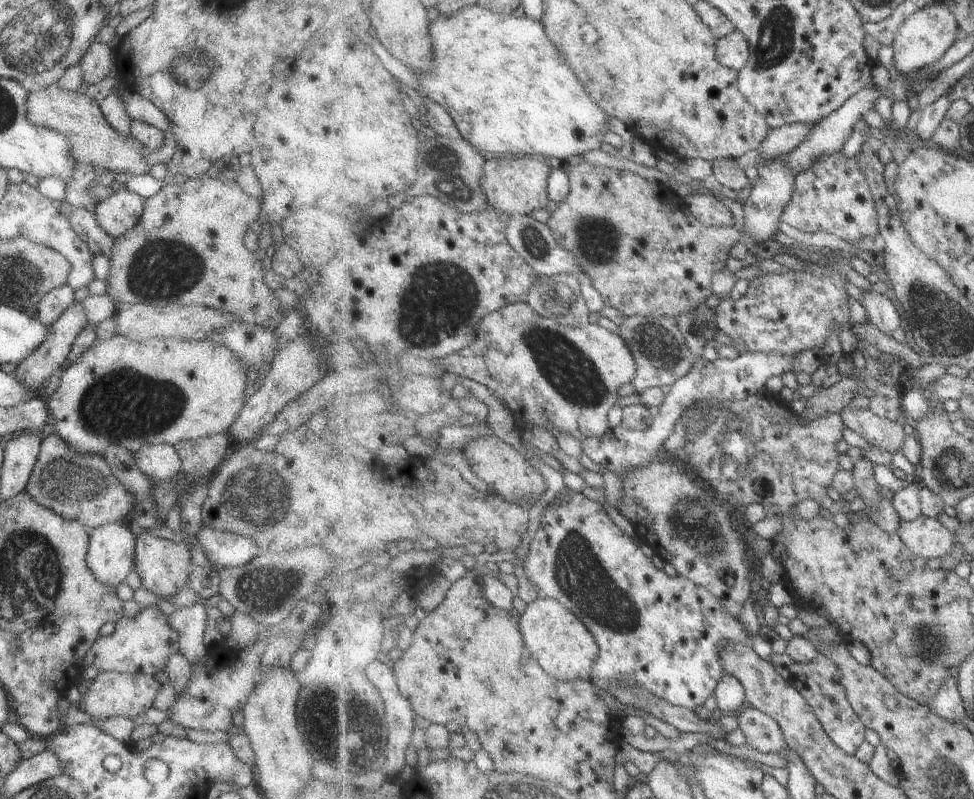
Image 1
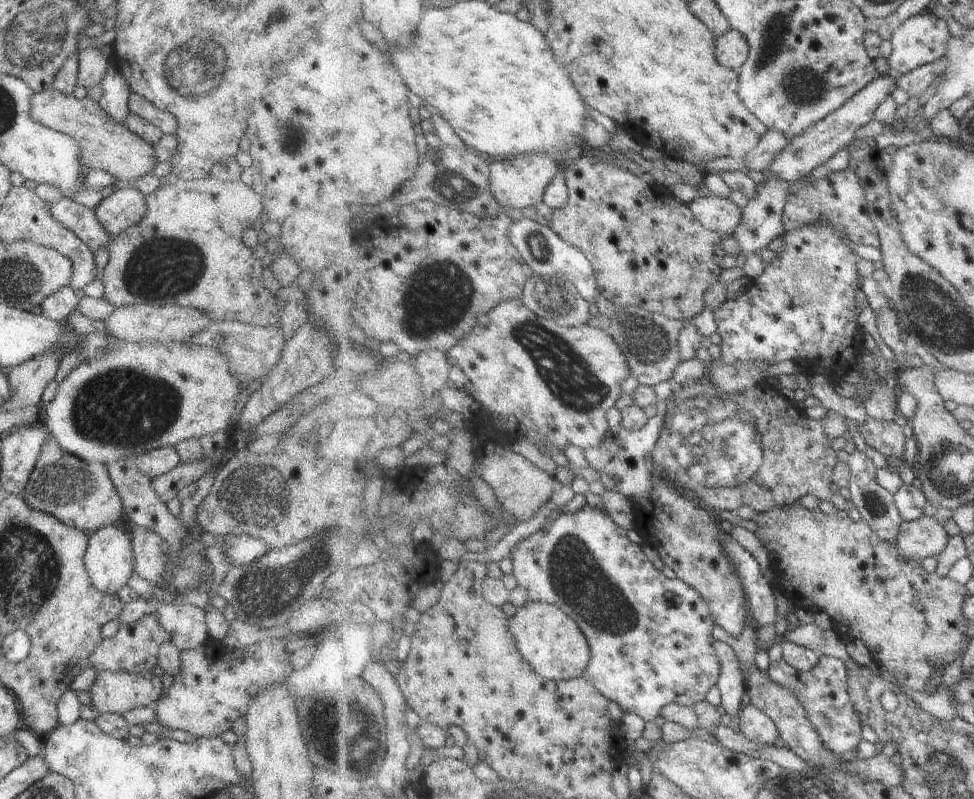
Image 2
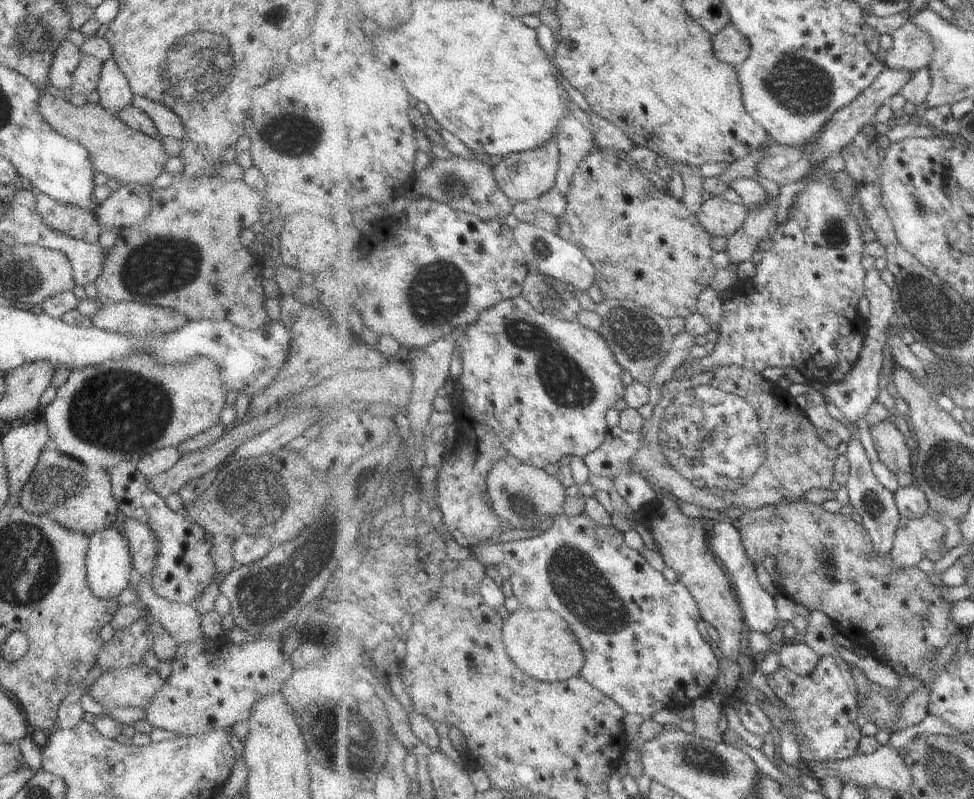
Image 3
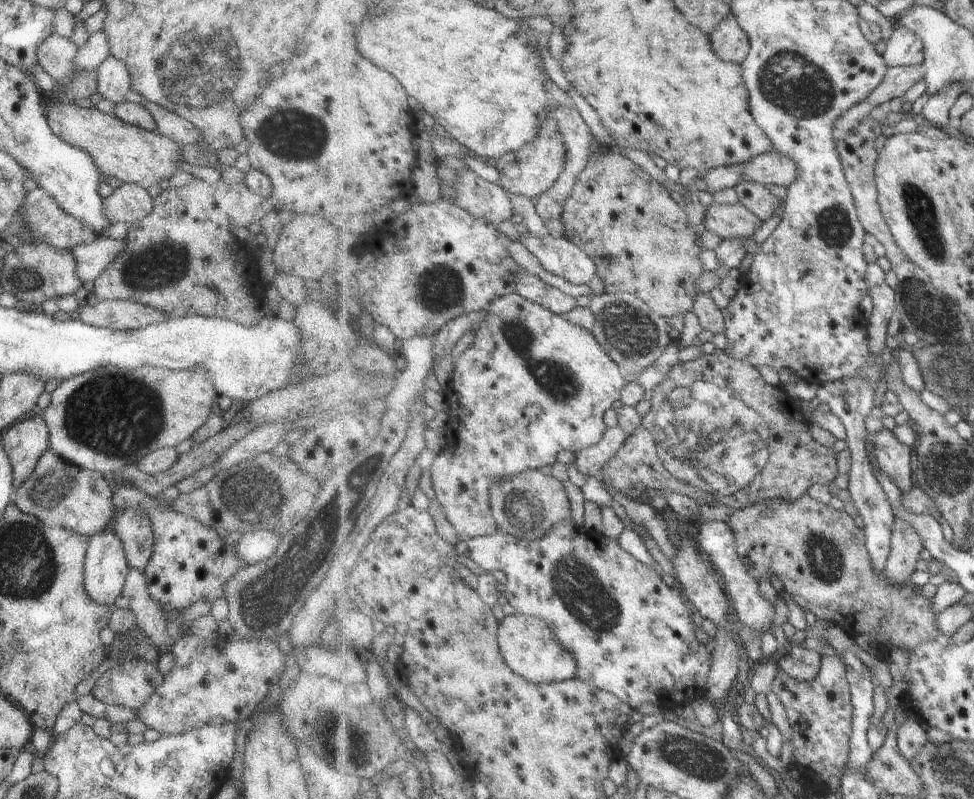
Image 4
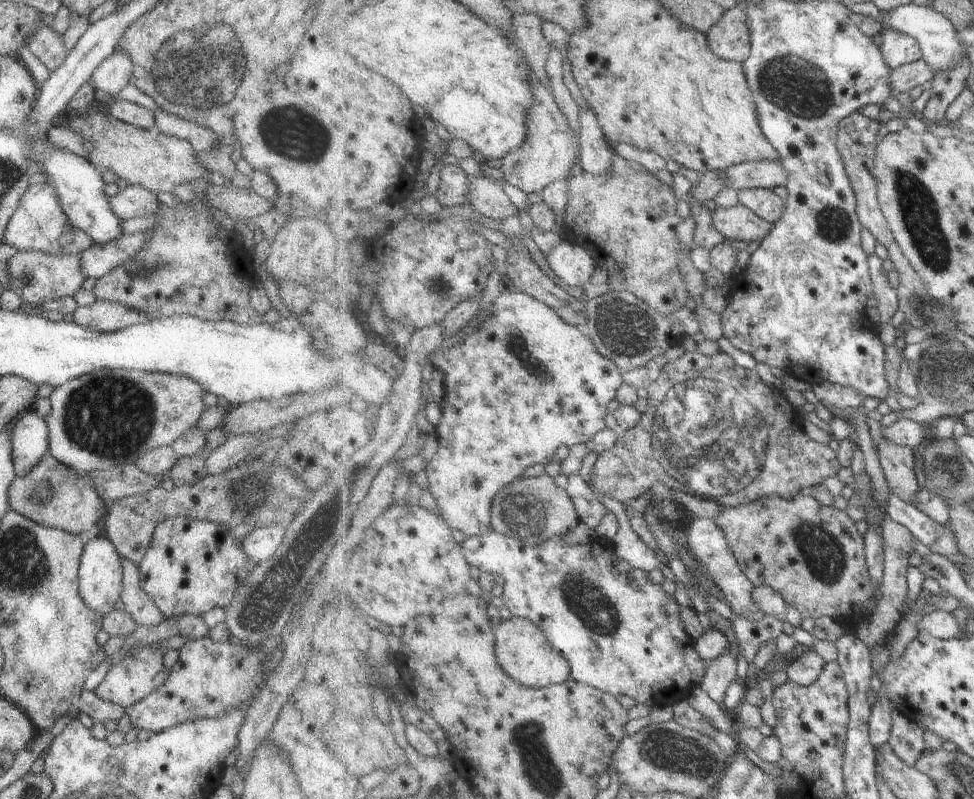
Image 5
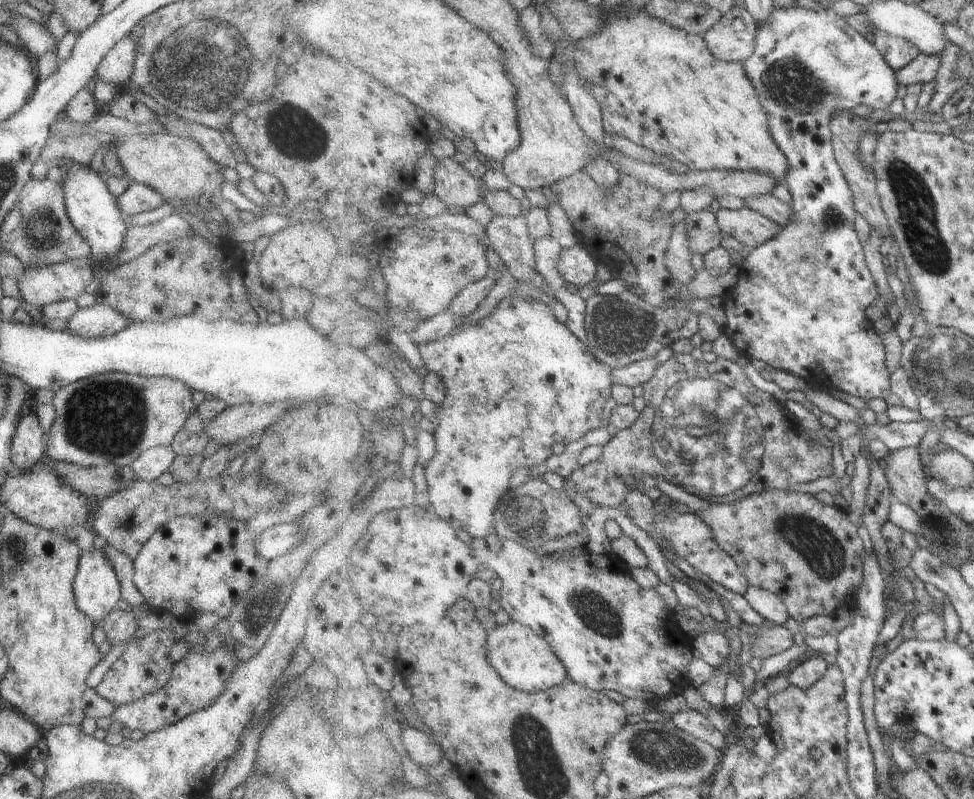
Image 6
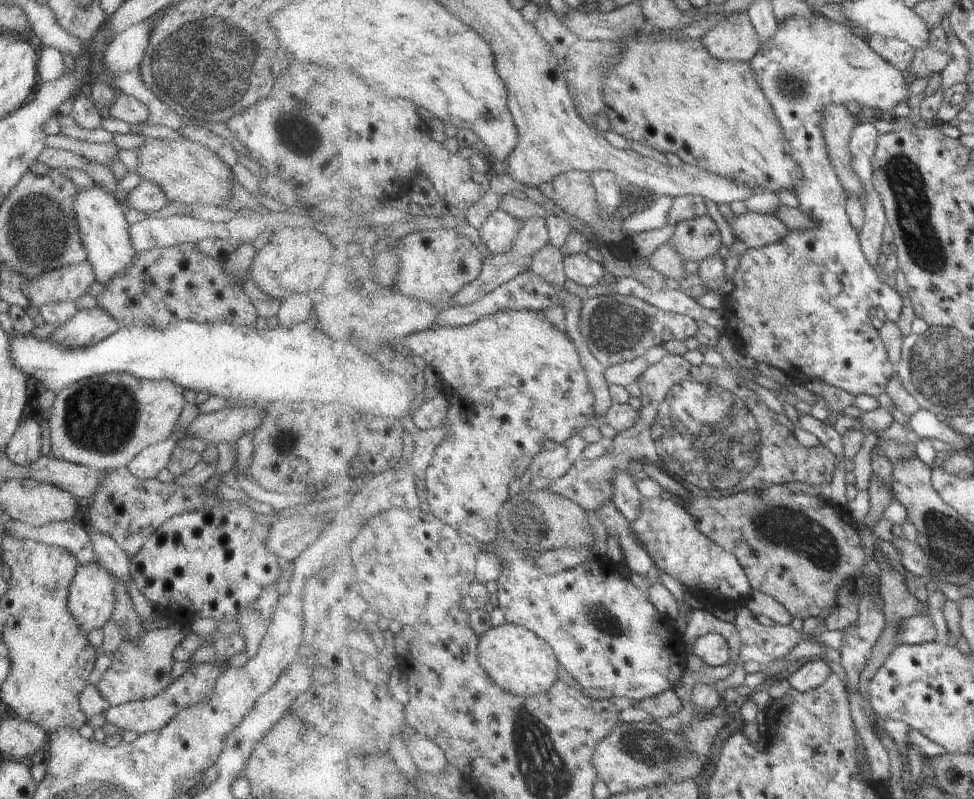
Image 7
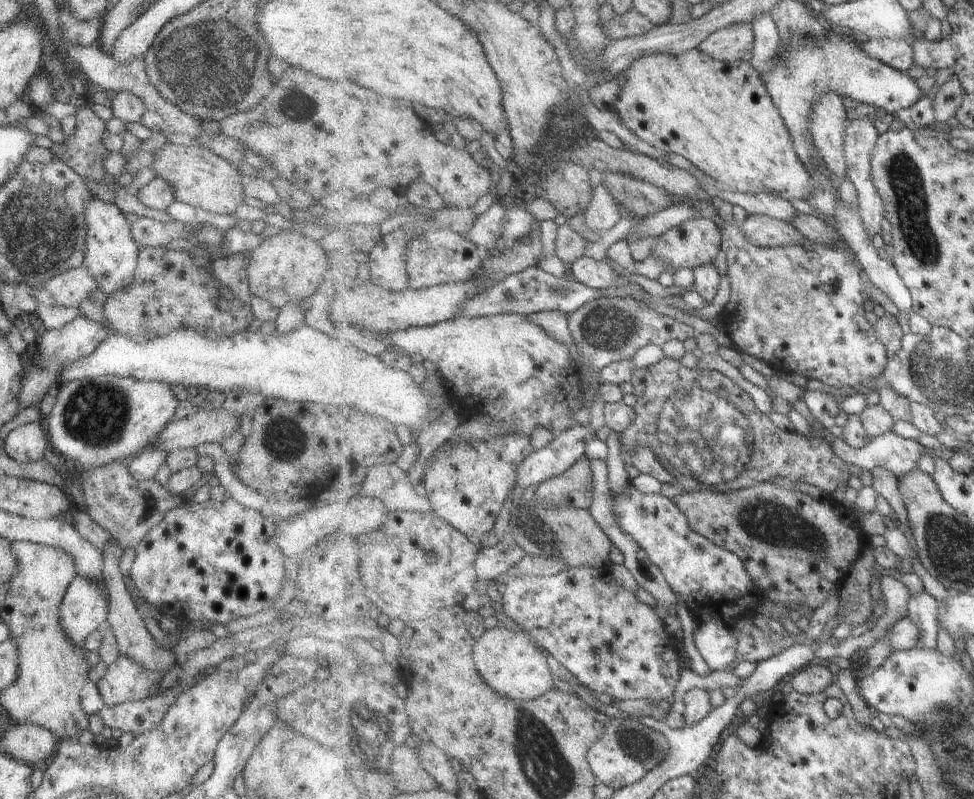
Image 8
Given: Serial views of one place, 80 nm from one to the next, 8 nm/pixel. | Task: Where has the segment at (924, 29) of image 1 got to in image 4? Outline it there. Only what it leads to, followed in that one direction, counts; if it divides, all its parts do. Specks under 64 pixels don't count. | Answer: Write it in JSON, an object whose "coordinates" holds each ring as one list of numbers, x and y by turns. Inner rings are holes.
{"coordinates":[[896,26,884,56,889,67,917,66,926,63,926,46,919,34,906,26]]}

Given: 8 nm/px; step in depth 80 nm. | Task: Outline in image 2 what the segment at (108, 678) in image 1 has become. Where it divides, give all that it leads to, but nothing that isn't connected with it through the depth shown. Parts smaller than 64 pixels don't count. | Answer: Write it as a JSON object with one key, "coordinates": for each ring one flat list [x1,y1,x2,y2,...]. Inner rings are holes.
{"coordinates":[[104,671,94,680,89,694,92,698,92,710,99,714,120,715,157,702,163,691,162,678,152,671]]}

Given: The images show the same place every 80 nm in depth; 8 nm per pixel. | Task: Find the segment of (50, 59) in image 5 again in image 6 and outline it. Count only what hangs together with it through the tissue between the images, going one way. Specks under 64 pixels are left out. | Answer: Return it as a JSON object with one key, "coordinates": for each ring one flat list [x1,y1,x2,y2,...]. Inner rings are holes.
{"coordinates":[[15,13,9,26,16,30,19,39,34,59,44,56,48,50,57,48,56,38,53,34,26,16]]}

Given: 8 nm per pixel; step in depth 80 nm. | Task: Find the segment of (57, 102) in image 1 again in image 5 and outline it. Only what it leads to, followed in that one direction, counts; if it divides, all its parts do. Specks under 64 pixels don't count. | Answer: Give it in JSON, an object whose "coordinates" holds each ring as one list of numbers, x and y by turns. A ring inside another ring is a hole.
{"coordinates":[[102,112,84,116,66,113,56,124,81,134,90,143,87,159,97,168,114,172,129,185,139,185,152,193,170,192,195,179,205,178,208,170,197,163,197,154,183,139,161,134,155,129,134,127,123,121,111,121]]}

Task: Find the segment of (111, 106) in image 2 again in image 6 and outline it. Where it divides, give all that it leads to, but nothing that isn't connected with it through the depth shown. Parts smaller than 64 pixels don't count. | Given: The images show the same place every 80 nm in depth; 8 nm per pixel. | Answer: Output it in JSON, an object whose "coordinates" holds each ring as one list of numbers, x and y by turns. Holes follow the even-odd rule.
{"coordinates":[[130,32,120,38,97,67,95,80,115,84,116,88,124,89,135,68,138,56,136,46,138,42,130,36]]}

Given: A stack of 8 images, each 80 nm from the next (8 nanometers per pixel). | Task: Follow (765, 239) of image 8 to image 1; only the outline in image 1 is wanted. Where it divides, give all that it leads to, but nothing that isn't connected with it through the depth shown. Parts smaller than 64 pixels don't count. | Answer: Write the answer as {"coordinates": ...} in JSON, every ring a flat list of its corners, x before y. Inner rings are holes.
{"coordinates":[[713,194,690,195,685,203,689,206,689,210,707,226,735,228,732,210]]}

